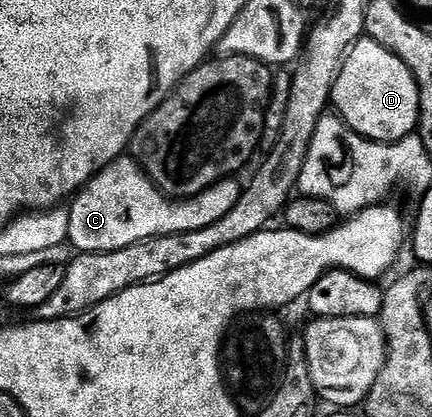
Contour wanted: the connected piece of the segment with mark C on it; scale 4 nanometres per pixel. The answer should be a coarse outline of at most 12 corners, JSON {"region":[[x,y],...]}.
{"region":[[134,157],[74,194],[70,244],[104,253],[225,219],[235,179],[165,196]]}

